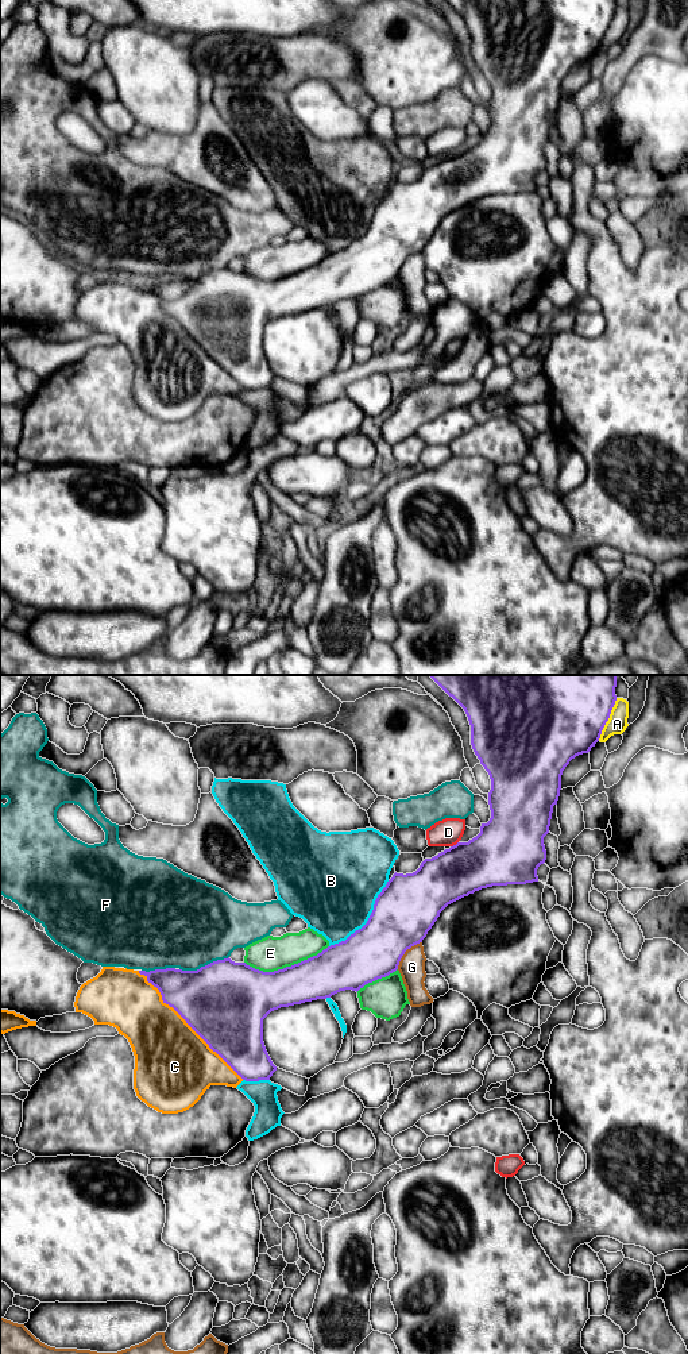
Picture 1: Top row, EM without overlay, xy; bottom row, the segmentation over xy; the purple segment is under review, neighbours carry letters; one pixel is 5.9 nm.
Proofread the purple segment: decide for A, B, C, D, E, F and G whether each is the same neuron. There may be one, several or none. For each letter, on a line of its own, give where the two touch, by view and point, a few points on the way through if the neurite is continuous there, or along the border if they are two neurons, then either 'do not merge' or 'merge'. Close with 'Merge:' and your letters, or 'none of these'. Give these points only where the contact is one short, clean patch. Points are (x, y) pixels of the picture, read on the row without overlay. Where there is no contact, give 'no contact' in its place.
A: meets purple in xy at (607, 29); do not merge
B: meets purple in xy at (368, 228); do not merge
C: meets purple in xy at (186, 331); do not merge
D: meets purple in xy at (453, 154); do not merge
E: meets purple in xy at (286, 276); do not merge
F: meets purple in xy at (205, 274); do not merge
G: meets purple in xy at (405, 259); do not merge
Merge: none of these

